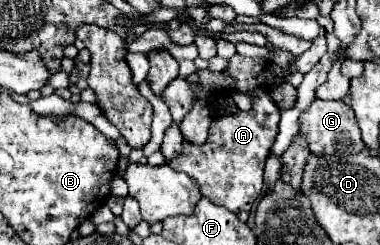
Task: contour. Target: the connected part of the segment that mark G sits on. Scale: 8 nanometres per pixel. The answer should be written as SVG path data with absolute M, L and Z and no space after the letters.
M316 99L314 105L302 115L300 133L308 137L308 145L312 153L326 153L326 155L350 155L358 153L364 143L360 139L358 121L354 117L354 111L344 101L322 101Z

